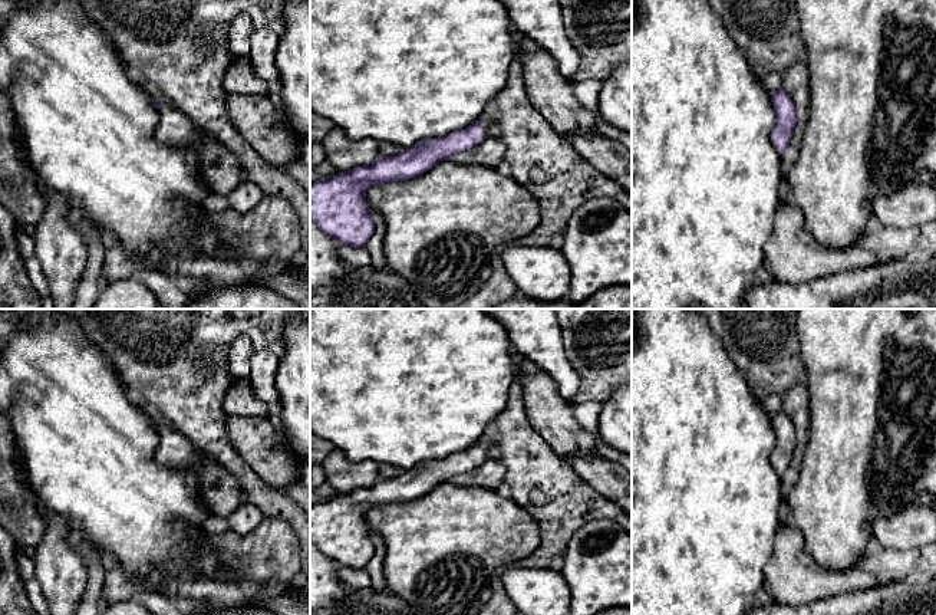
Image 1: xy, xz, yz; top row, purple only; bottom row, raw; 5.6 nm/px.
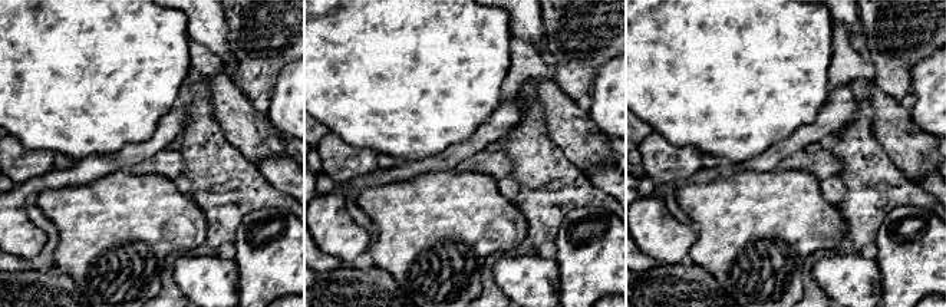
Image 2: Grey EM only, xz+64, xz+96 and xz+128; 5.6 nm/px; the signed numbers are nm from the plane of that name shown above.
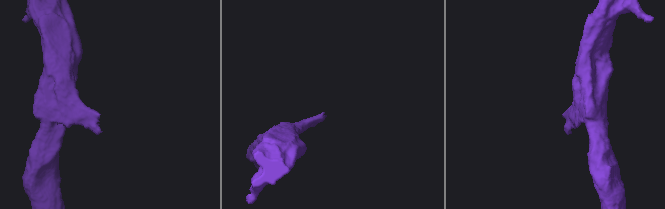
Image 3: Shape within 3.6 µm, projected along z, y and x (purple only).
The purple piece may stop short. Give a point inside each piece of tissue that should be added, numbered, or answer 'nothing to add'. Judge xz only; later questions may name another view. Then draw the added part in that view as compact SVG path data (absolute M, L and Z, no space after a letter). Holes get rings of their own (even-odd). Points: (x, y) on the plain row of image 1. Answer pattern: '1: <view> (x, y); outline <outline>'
1: xz (488, 441); outline M490 430L482 438L482 461L488 460L488 450L495 445L494 433Z

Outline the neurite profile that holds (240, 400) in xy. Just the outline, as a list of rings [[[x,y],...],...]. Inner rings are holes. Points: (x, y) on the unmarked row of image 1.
[[[235,379],[224,397],[224,410],[228,415],[267,418],[268,407],[258,401],[248,379]]]

